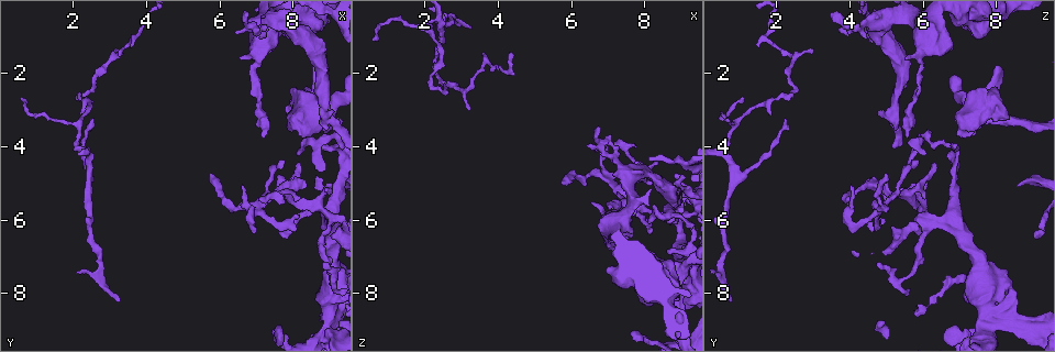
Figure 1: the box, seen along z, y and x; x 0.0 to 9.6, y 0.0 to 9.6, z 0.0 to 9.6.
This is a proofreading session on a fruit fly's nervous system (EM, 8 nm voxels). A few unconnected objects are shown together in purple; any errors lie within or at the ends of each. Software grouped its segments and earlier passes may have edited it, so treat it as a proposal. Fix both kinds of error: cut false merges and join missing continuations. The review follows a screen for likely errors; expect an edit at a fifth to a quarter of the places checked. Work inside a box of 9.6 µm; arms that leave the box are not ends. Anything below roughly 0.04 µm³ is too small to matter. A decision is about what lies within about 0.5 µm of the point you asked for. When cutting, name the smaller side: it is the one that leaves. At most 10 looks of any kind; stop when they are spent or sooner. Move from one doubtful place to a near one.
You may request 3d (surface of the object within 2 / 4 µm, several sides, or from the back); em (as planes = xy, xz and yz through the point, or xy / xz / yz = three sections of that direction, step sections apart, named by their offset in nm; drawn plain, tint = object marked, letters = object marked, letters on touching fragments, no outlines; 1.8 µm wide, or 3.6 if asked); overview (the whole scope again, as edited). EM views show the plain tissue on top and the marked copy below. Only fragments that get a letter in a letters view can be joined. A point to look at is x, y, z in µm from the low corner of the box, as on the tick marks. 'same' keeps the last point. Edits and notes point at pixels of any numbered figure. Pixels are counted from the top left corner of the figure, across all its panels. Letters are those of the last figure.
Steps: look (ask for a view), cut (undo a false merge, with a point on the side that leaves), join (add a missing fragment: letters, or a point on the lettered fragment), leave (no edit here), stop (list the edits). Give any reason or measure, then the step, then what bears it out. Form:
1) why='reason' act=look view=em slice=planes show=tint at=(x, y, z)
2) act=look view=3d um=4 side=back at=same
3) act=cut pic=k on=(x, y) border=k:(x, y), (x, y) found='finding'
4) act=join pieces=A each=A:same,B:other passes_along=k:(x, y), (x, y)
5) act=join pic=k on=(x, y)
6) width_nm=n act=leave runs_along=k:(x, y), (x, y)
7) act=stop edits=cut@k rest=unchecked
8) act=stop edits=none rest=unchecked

act=look view=3d um=2 side=back at=(8.95, 8.70, 7.75)

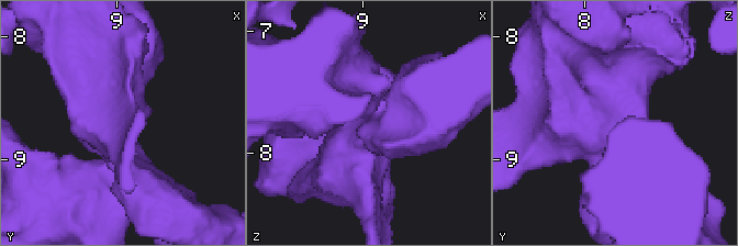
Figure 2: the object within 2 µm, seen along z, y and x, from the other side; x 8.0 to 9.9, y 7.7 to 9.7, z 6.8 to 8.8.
why='now the EM' act=look view=em slice=planes show=letters at=same

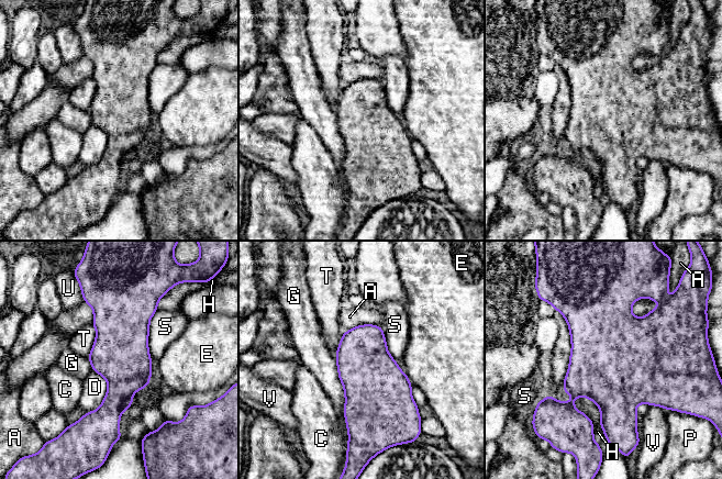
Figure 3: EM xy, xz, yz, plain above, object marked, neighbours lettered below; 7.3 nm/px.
width_nm=420 act=leave each=A:other,C:other,D:other,E:other,G:other,H:other,P:other,S:other,T:other,U:other,V:other border=3:(92, 369), (107, 392), (86, 412) found='all the same neuron'

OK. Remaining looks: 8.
why='thin end' act=look view=3d um=2 at=(8.85, 5.15, 5.30)

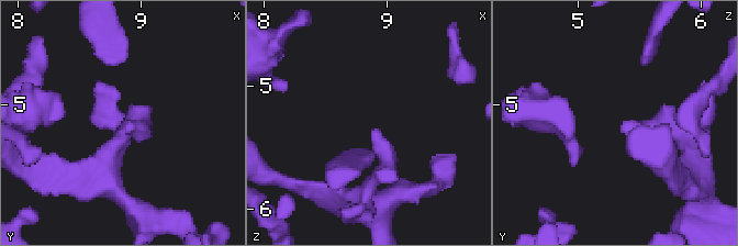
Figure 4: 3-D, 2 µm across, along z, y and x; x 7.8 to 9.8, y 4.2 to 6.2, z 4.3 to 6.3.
why='now the EM' act=look view=em slice=yz step=4 show=letters at=(8.84, 5.14, 5.36)

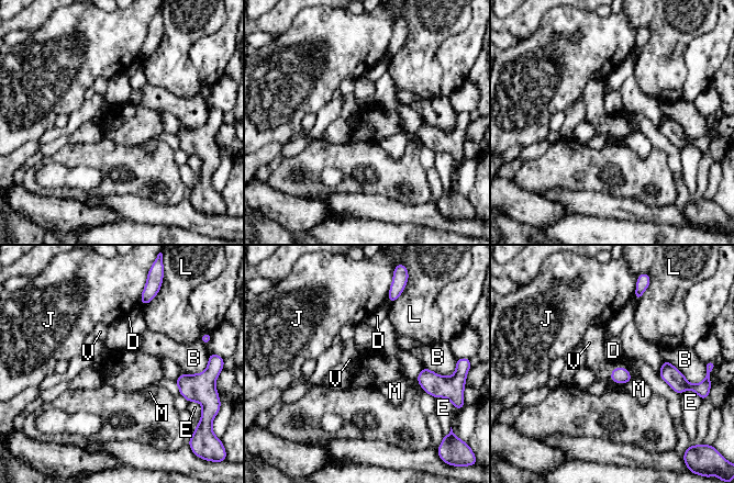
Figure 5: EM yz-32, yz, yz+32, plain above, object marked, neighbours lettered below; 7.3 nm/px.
act=look view=em slice=planes show=letters at=same

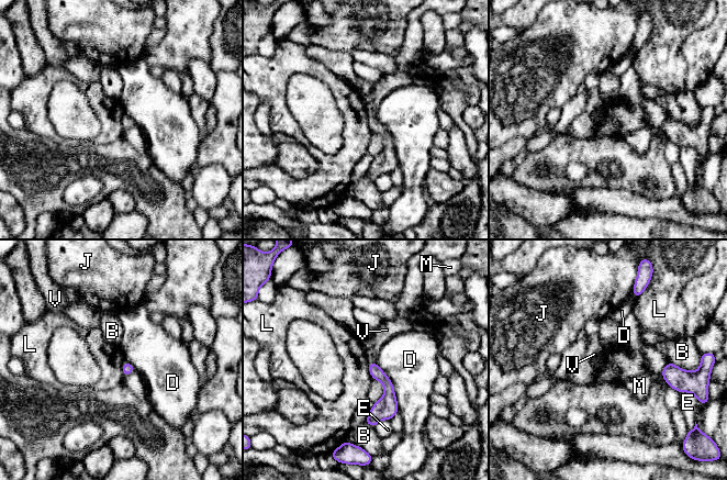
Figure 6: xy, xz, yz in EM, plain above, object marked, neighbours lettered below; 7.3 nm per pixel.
act=join pieces=V each=B:other,D:other,E:other,J:other,L:other,M:other,V:same passes_along=6:(376, 372), (373, 361), (386, 331) found='the neuron continues'

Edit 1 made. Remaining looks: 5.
why='see it whole again' act=look view=overview

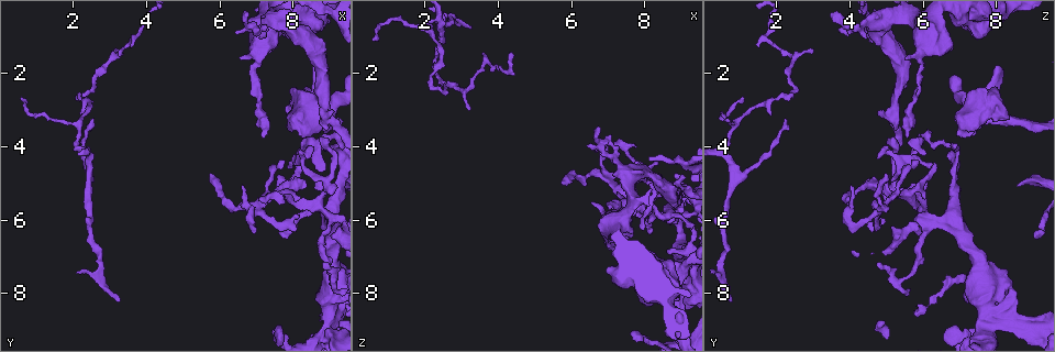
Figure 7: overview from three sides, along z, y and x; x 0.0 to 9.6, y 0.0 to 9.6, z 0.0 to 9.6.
why='an open end' act=look view=em slice=planes show=letters at=(6.50, 0.95, 3.95)

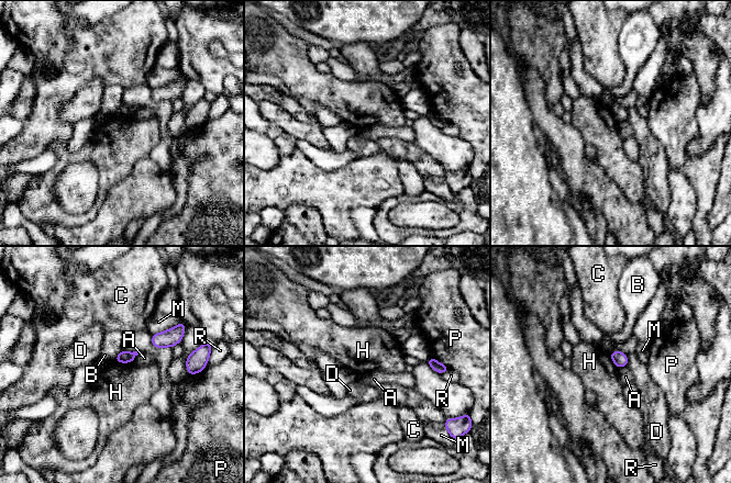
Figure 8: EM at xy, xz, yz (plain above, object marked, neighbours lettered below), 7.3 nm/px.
act=leave each=A:other,B:other,C:other,D:other,H:other,M:other,P:other,R:other found='none of them fits'

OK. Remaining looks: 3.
why='branch stops here' act=look view=em slice=xy step=16 show=tint at=(7.60, 9.15, 6.55)

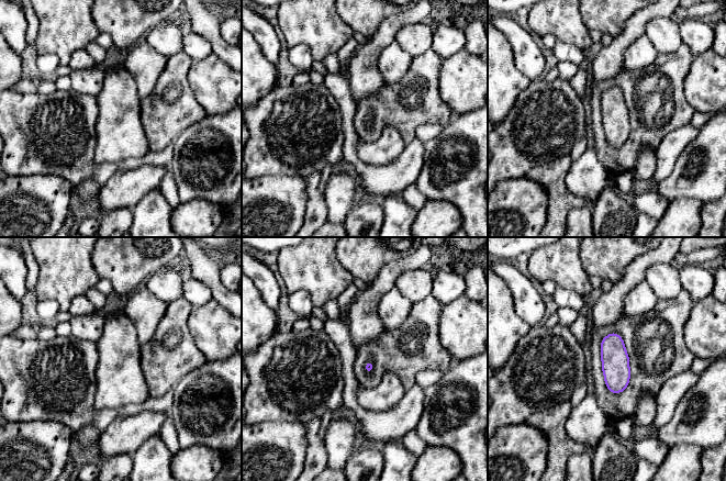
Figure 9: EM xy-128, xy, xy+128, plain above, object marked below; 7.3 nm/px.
act=look view=em slice=planes show=letters at=same

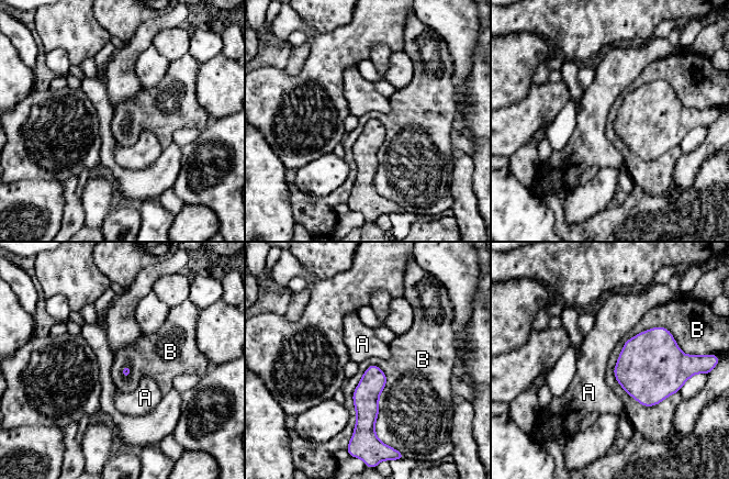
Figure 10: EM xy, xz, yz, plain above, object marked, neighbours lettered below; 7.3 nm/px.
act=leave each=A:other,B:other border=10:(690, 354), (647, 329), (614, 377) found='none of them fits'

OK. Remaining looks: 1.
act=stop edits=join@6 rest=unchecked

